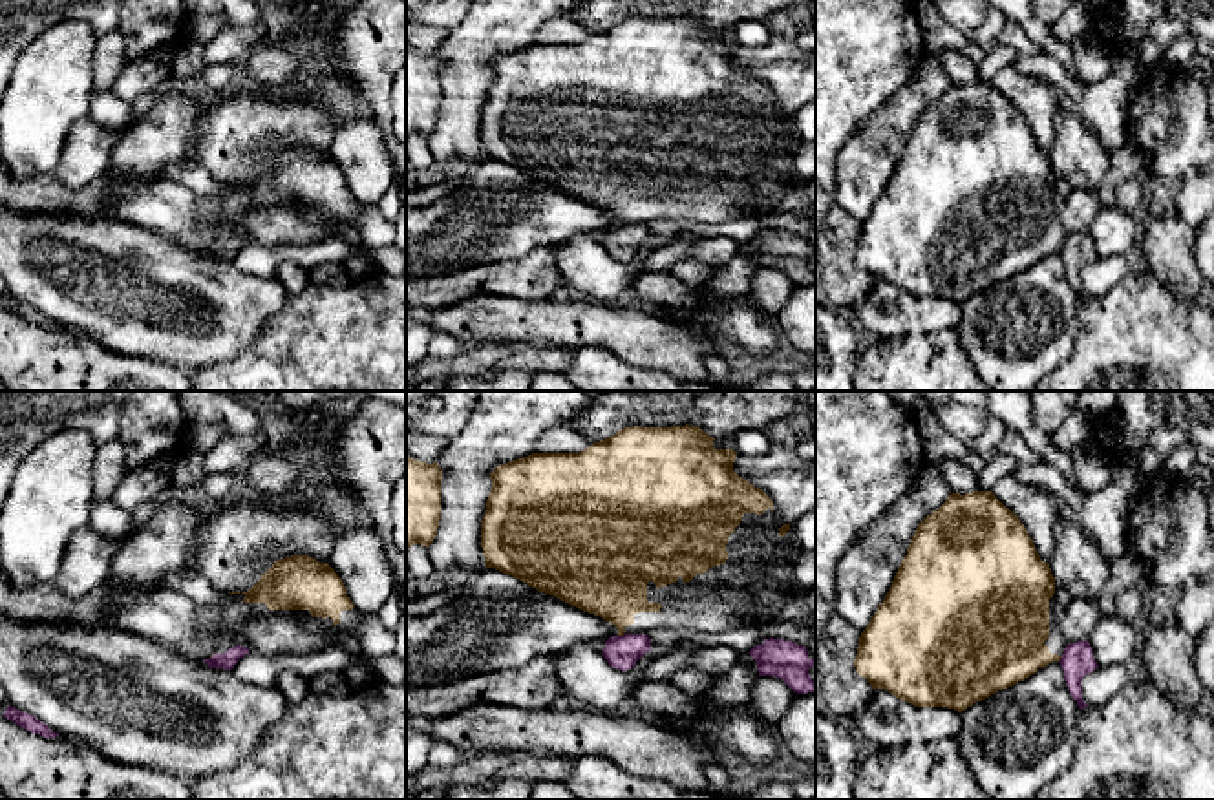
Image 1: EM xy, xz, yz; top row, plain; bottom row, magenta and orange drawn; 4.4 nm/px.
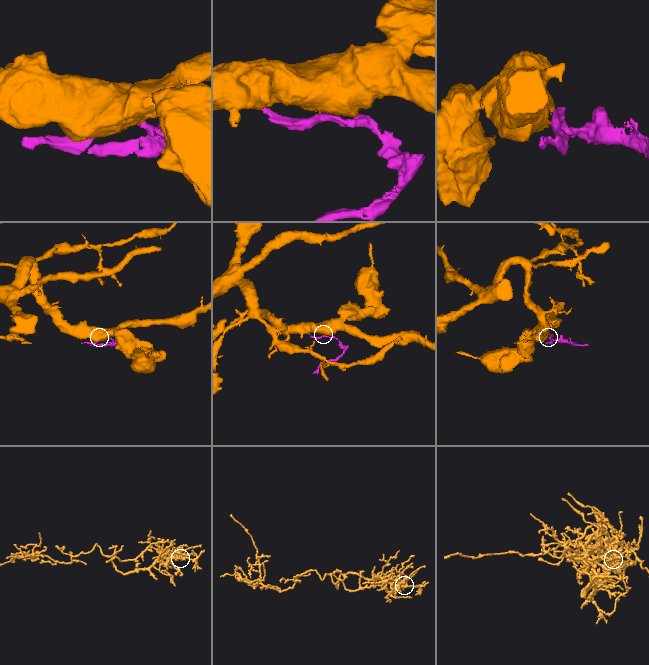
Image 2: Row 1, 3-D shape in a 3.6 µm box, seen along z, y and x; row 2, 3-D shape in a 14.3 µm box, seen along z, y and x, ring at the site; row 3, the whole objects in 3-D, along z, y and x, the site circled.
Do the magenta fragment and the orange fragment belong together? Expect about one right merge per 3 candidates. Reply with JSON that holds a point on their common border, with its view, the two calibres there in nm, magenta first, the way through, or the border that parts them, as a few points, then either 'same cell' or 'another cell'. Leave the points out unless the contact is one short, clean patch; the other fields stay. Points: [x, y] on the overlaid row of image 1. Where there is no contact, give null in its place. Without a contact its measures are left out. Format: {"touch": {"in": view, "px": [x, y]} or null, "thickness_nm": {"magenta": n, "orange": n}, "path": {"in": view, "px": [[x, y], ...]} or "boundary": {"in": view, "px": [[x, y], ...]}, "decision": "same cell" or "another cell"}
{"touch": {"in": "xz", "px": [620, 636]}, "thickness_nm": {"magenta": 150, "orange": 320}, "boundary": {"in": "xz", "px": [[624, 632], [618, 636]]}, "decision": "another cell"}

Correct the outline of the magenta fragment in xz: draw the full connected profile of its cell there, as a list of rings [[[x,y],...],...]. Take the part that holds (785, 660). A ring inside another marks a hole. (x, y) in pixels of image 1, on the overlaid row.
[[[770,637],[748,654],[757,661],[759,676],[775,676],[797,694],[815,692],[808,674],[815,661],[808,658],[806,647]]]

